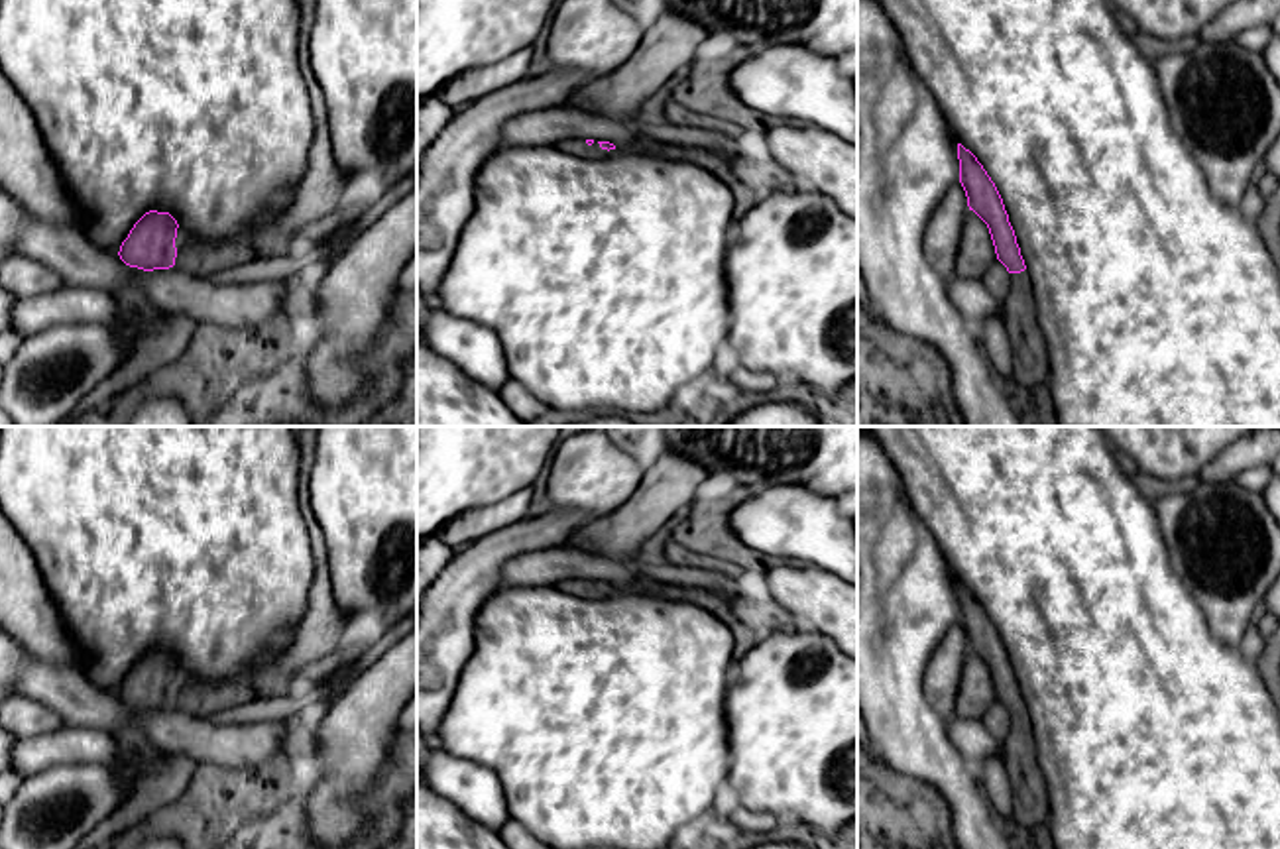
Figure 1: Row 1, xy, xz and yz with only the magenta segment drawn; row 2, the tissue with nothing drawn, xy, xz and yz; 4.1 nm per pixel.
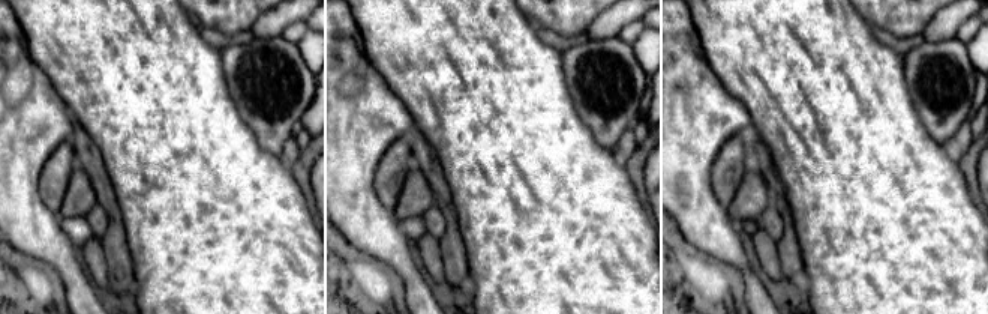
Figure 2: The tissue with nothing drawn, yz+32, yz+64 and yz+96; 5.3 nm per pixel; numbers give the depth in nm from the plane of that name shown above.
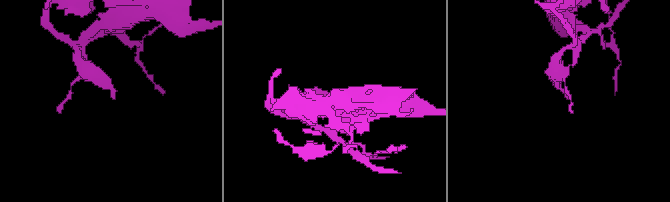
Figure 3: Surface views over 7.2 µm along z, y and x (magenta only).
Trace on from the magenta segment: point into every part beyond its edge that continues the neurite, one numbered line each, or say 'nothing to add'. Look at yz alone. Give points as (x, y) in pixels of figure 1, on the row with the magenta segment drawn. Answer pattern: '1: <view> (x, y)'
1: yz (1031, 368)

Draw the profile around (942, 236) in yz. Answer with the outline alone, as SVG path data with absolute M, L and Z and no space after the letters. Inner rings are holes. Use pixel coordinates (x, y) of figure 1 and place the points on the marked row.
M958 181L948 189L926 224L922 240L926 257L948 283L956 277L958 248L967 210L967 197Z

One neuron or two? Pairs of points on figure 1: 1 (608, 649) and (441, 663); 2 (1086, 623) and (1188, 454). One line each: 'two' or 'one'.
1: two
2: two

